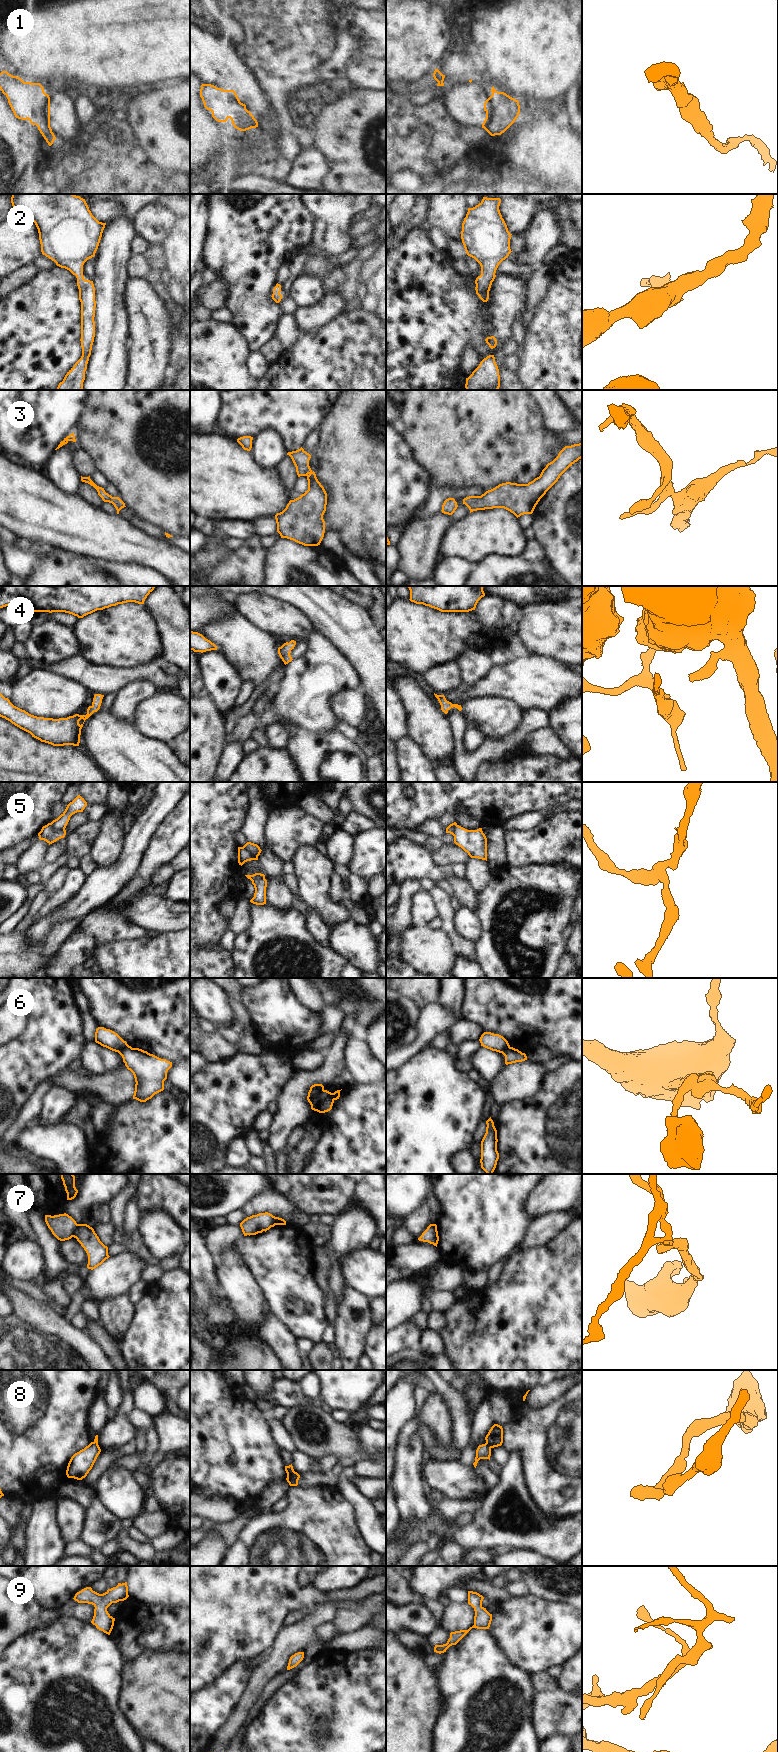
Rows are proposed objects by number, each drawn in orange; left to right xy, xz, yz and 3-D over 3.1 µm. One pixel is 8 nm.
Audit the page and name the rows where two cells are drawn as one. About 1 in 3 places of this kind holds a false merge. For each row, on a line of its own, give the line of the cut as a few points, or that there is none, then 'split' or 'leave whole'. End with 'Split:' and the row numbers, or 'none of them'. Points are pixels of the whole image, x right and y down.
1: cut none; leave whole
2: cut none; leave whole
3: cut none; leave whole
4: cut none; leave whole
5: cut xy (49, 823), (54, 830), (64, 830); split
6: cut xz (323, 1089), (309, 1102); split
7: cut xy (80, 1224), (73, 1236); split
8: cut xz (293, 1470), (287, 1475); split
9: cut none; leave whole
Split: 5, 6, 7, 8

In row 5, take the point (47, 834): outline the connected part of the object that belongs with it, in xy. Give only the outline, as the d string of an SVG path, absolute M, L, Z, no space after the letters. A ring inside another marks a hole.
M50 823L43 826L41 831L38 833L39 839L46 841L49 845L56 842L57 840L64 838L66 830L54 831Z

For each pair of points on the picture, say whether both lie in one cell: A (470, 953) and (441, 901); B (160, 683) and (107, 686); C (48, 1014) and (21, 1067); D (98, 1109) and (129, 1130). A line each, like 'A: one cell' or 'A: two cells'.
A: one cell
B: one cell
C: one cell
D: two cells

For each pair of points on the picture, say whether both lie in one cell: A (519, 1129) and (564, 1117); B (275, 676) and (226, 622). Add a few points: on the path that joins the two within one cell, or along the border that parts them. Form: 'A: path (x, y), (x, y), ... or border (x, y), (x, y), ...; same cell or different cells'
A: path (530, 1129), (553, 1128); same cell
B: border (284, 665), (279, 665), (262, 683), (255, 687); different cells

